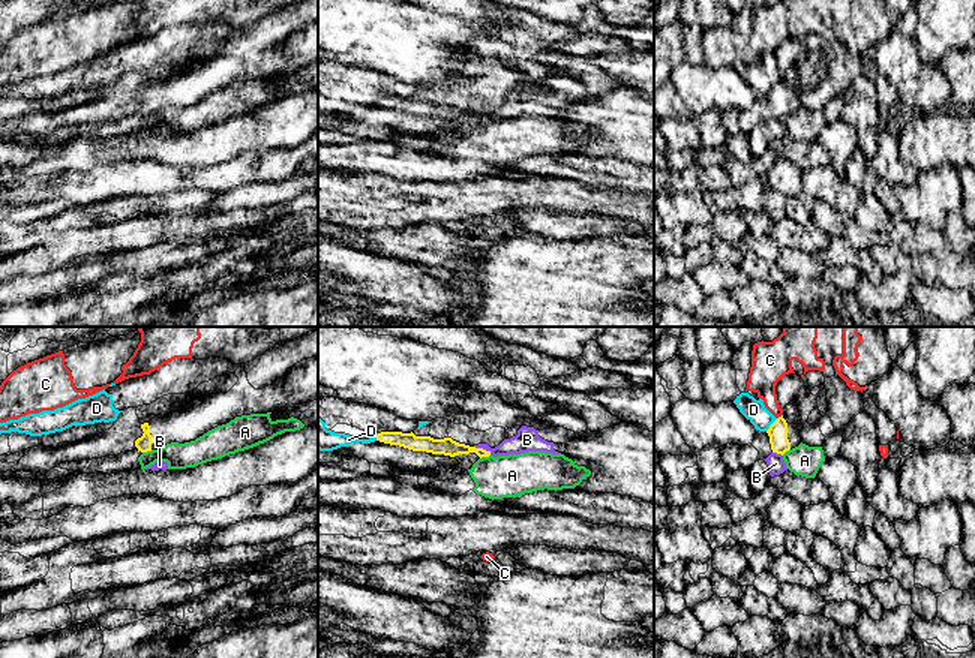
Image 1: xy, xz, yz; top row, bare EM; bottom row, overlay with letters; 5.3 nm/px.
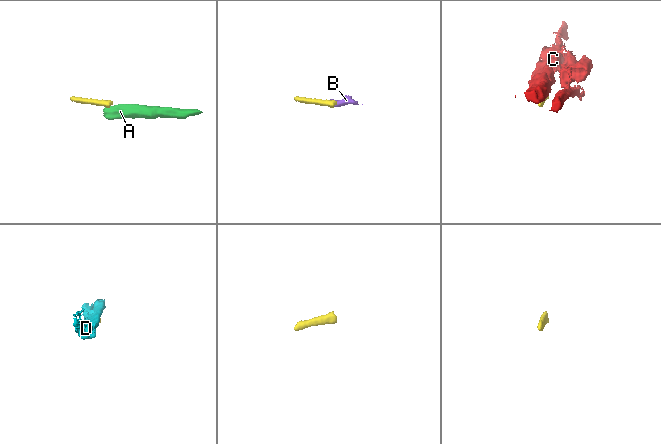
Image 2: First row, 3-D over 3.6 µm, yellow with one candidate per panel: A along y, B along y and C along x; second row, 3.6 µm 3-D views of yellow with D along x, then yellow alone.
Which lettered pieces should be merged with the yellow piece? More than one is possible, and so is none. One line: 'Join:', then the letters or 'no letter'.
Join: no letter

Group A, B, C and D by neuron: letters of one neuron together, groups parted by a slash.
A / B / C / D

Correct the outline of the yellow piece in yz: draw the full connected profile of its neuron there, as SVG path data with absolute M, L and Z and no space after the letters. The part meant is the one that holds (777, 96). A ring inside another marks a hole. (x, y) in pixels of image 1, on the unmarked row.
M778 81L766 96L756 94L748 109L728 108L720 111L722 124L729 136L748 135L758 124L766 123L771 117L784 118L798 111L801 100L798 88L788 88Z

